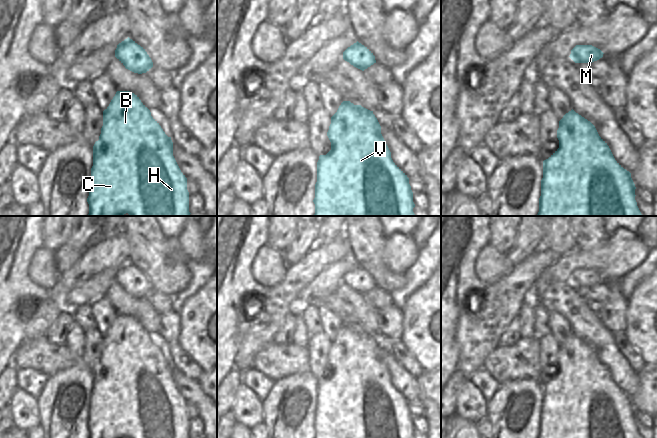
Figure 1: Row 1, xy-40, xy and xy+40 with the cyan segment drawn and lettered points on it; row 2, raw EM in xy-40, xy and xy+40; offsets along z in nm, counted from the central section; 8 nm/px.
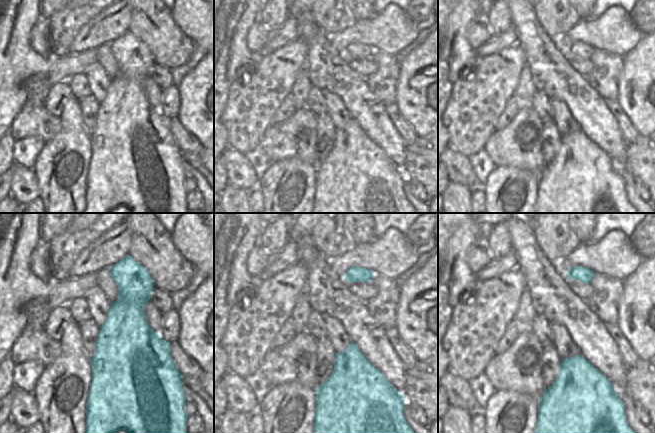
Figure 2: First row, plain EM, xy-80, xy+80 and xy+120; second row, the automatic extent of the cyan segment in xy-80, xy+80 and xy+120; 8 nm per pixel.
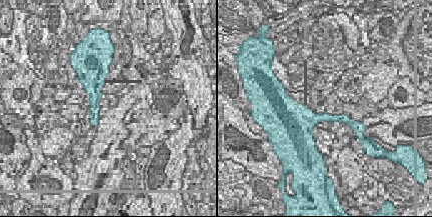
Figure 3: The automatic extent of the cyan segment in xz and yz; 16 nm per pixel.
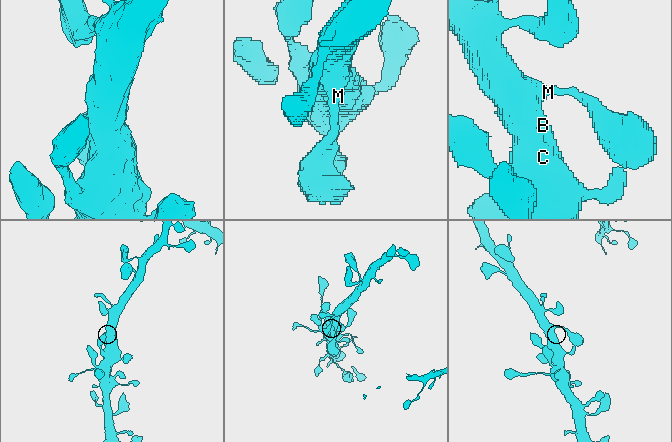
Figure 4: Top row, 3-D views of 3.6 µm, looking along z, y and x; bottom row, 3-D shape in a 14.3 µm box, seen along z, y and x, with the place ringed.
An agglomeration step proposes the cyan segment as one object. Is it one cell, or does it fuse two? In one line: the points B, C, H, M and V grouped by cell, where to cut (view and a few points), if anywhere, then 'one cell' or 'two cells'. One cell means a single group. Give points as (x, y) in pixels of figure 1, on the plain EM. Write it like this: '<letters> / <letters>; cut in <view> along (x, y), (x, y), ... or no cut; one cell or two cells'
B C H M V; no cut; one cell

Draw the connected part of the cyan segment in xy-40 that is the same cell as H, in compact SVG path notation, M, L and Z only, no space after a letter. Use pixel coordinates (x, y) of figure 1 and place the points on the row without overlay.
M117 315L109 330L103 335L103 350L99 364L93 370L93 390L89 402L89 438L191 438L189 436L189 416L187 402L181 396L174 380L173 366L159 347L151 340L150 334L141 326L139 321L130 315Z

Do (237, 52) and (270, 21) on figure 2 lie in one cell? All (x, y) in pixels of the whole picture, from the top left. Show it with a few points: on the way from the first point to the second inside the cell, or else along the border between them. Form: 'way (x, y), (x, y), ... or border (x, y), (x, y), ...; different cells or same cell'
border (261, 10), (258, 19); different cells

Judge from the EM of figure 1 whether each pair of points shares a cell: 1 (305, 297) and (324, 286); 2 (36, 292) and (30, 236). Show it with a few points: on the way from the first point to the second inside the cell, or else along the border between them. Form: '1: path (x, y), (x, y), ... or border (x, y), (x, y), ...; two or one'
1: path (310, 294), (319, 288); one
2: path (22, 279), (21, 250); one

